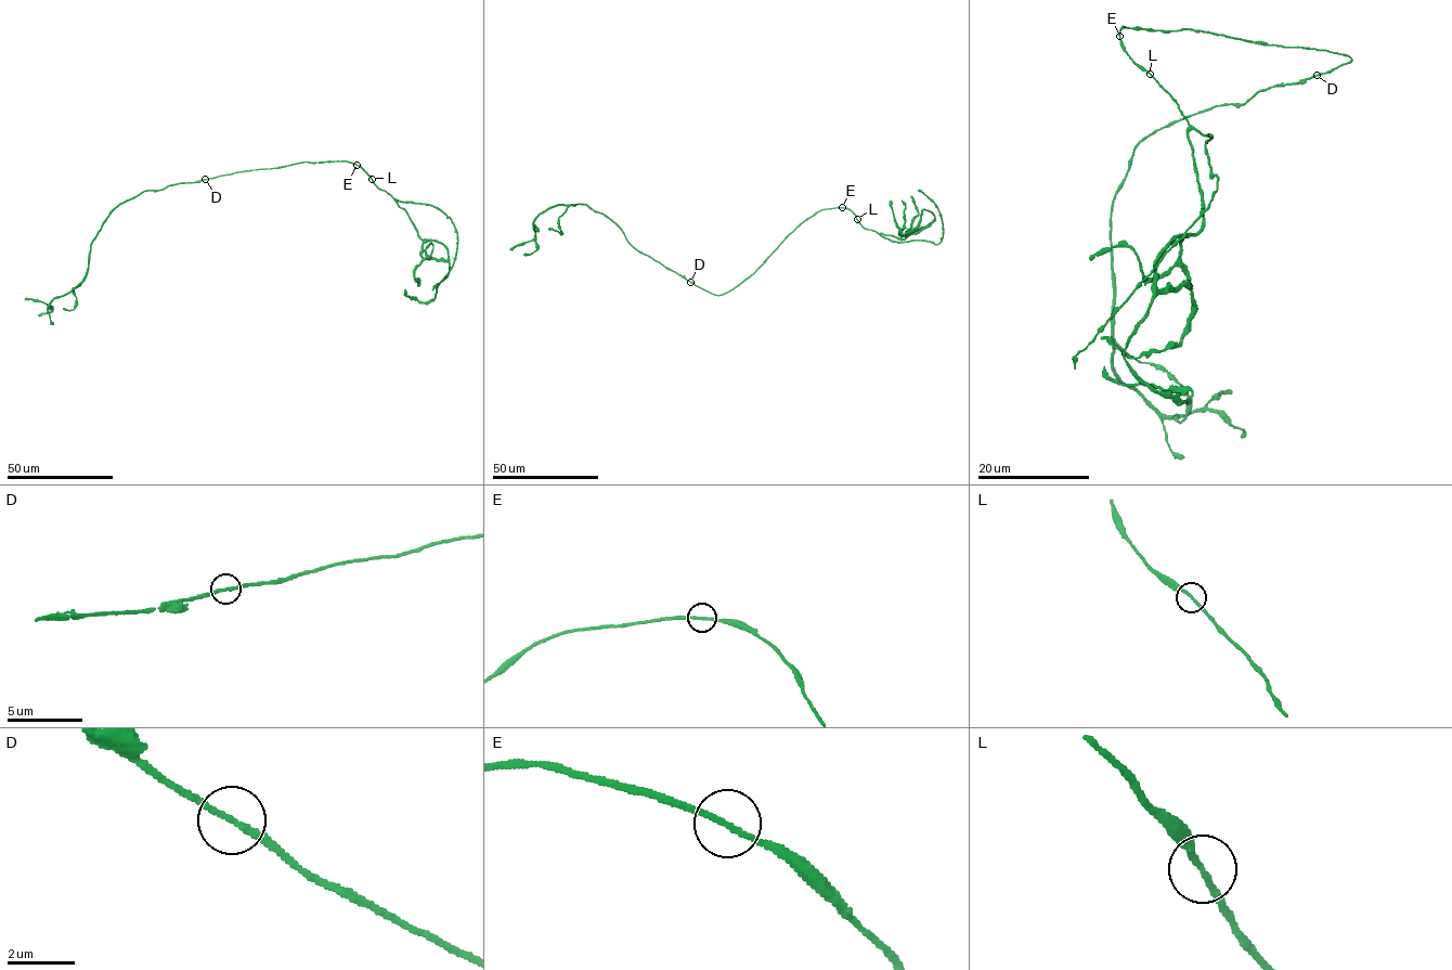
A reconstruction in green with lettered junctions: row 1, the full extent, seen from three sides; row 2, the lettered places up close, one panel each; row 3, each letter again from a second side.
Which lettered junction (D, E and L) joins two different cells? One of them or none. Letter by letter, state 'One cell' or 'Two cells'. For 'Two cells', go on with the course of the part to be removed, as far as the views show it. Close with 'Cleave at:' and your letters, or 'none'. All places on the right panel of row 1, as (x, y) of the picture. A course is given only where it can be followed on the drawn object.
D: One cell
E: One cell
L: One cell
Cleave at: none

